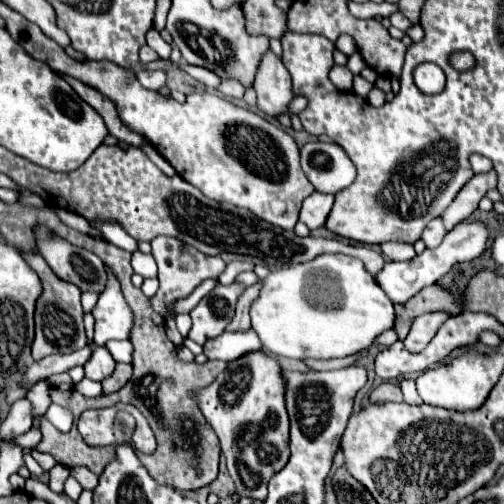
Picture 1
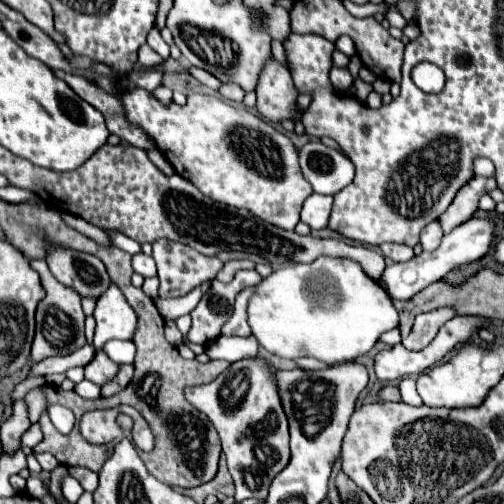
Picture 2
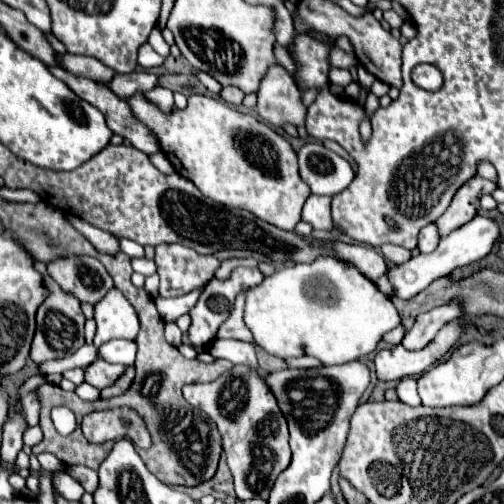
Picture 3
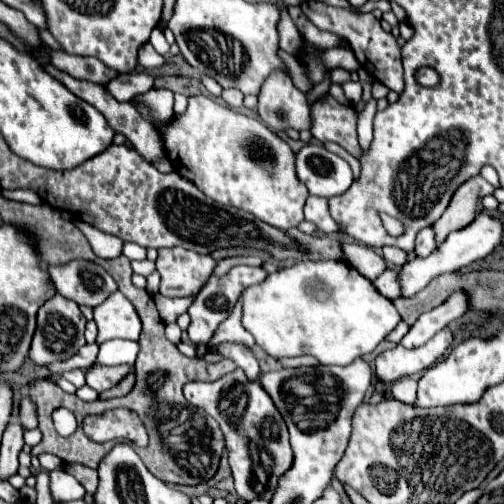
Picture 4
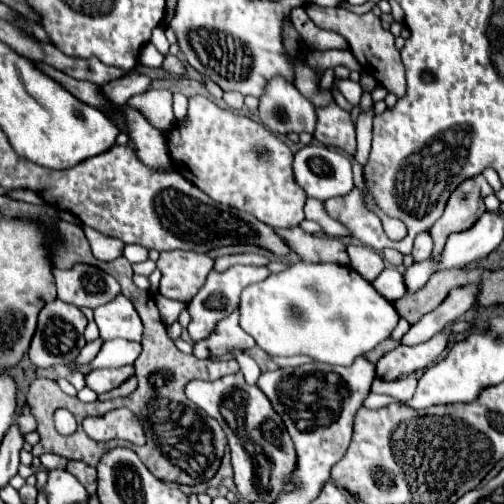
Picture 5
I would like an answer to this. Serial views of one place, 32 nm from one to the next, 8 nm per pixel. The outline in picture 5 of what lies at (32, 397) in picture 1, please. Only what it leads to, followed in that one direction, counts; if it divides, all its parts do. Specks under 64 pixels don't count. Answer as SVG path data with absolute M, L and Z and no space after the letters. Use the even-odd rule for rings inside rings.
M24 406L24 412L18 416L16 426L18 426L18 430L20 430L22 436L26 436L28 432L32 432L32 430L36 428L36 420L32 420L32 416L30 416L30 408L28 408L28 406Z

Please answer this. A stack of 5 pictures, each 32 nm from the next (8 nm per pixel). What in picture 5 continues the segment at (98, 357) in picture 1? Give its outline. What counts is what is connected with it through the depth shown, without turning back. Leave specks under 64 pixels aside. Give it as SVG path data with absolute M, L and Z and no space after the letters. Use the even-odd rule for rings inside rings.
M122 366L122 368L104 368L104 370L94 370L86 376L86 386L90 390L94 390L96 394L104 394L110 392L114 388L118 388L122 382L126 382L130 376L134 374L134 366Z

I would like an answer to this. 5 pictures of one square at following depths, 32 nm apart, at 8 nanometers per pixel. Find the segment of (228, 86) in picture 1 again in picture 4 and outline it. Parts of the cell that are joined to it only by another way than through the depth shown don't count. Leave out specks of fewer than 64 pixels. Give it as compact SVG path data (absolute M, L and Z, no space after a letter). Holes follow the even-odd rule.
M224 90L222 92L222 98L224 98L224 102L230 108L240 108L242 106L242 100L244 100L244 94L242 92L236 92L236 90Z

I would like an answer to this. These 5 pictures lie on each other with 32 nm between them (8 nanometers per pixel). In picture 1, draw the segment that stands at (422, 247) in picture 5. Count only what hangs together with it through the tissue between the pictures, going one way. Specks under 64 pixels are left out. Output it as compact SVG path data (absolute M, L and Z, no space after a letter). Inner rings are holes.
M442 218L432 220L432 222L424 228L424 232L422 232L424 246L426 246L426 248L436 248L436 246L442 242L444 234L446 234L446 230L444 230L444 224L442 224Z

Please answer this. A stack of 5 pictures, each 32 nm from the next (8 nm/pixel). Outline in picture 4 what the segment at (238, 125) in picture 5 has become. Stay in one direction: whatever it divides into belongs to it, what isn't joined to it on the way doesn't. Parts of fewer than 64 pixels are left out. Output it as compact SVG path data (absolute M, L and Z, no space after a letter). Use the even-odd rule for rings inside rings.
M190 96L188 110L182 116L174 116L168 128L158 128L158 130L162 134L172 168L180 176L196 184L206 196L210 196L218 204L228 204L244 212L250 212L258 220L264 220L266 224L280 230L294 228L304 220L302 208L308 198L308 190L300 184L300 180L296 180L294 152L282 138L278 138L260 120L234 112L228 106L220 106L206 96Z

